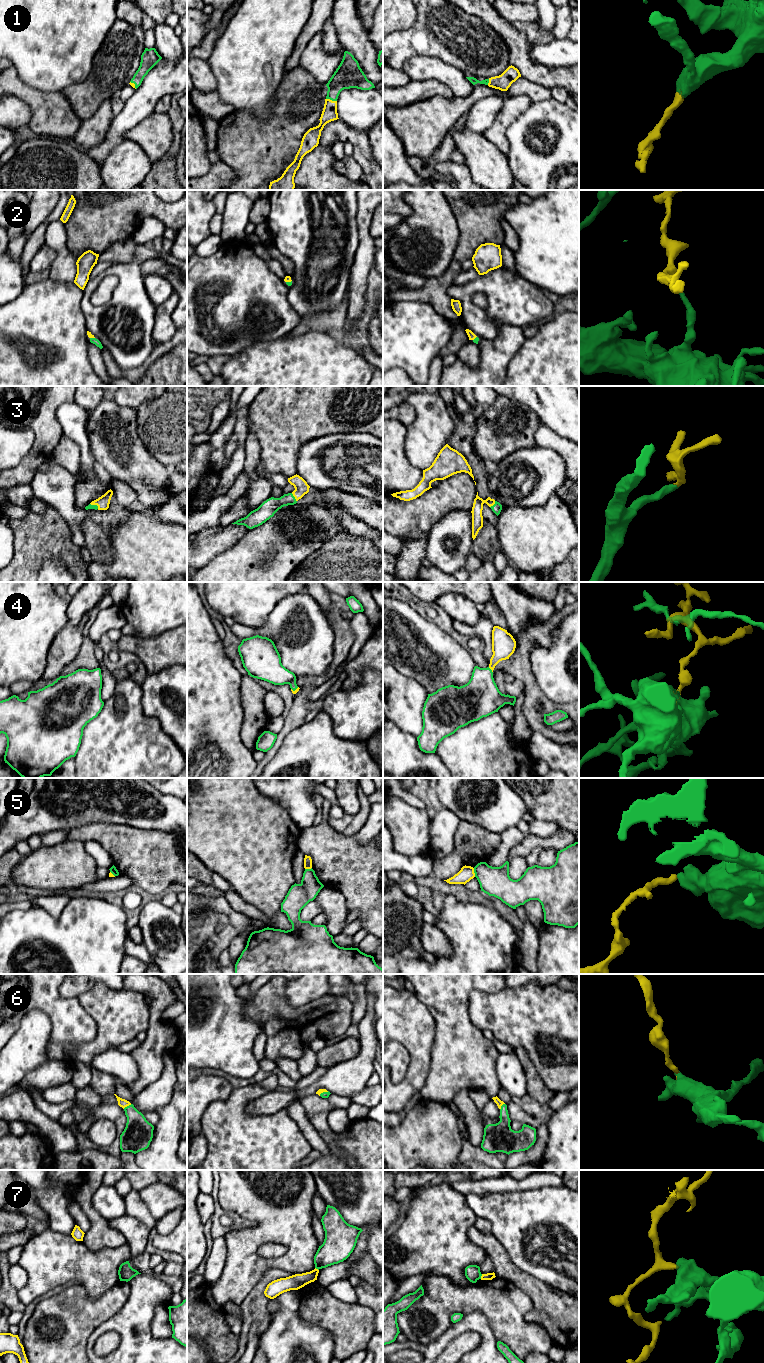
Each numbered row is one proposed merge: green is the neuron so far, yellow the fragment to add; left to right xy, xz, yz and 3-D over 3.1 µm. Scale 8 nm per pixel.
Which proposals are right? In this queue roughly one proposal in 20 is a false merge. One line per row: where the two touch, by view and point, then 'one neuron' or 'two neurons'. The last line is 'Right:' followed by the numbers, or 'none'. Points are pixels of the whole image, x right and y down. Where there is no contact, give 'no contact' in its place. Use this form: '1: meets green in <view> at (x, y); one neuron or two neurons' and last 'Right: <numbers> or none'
1: meets green in xz at (331, 99); one neuron
2: meets green in xz at (288, 282); one neuron
3: meets green in xz at (294, 497); one neuron
4: meets green in yz at (491, 670); one neuron
5: meets green in yz at (474, 872); two neurons
6: meets green in xy at (127, 1106); one neuron
7: meets green in yz at (481, 1275); two neurons
Right: 1, 2, 3, 4, 6

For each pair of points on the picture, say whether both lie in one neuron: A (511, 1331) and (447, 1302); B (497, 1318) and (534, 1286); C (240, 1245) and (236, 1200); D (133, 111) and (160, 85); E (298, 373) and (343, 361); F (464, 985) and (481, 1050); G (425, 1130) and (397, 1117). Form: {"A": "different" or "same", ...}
{"A": "same", "B": "different", "C": "same", "D": "same", "E": "same", "F": "same", "G": "different"}

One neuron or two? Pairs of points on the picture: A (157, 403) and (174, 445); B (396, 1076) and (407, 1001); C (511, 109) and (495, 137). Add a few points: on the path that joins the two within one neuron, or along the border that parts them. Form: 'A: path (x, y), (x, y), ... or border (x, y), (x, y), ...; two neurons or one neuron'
A: path (167, 413), (173, 419), (174, 435); one neuron
B: border (393, 1040), (400, 1043), (408, 1052), (407, 1067); two neurons
C: path (506, 116), (498, 130); one neuron

